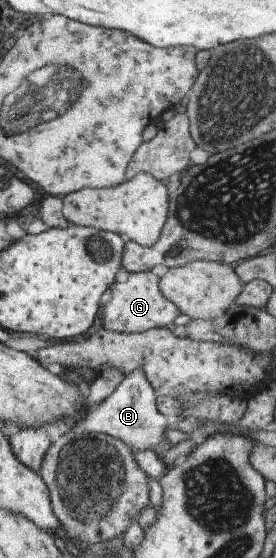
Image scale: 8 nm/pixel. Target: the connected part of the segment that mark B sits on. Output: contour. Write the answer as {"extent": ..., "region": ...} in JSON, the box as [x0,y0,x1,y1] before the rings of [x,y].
{"extent":[72,370,174,452],"region":[[[134,370],[119,382],[112,393],[80,417],[72,428],[109,435],[129,445],[134,452],[154,450],[167,443],[164,433],[174,426],[173,421],[160,414],[154,407],[155,396],[141,370]]]}

